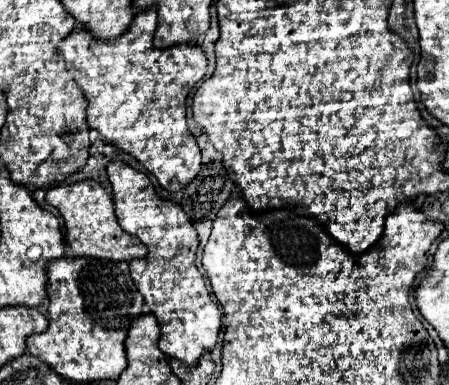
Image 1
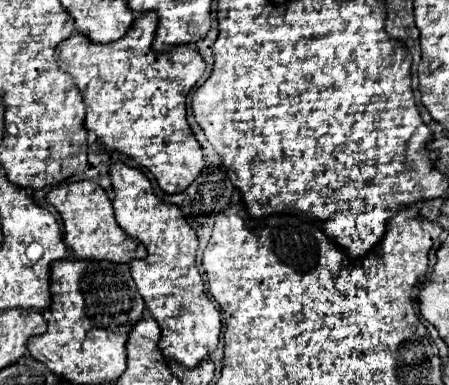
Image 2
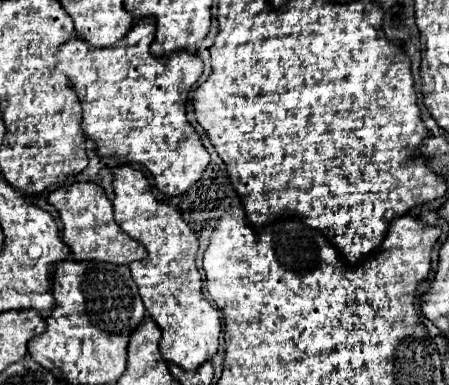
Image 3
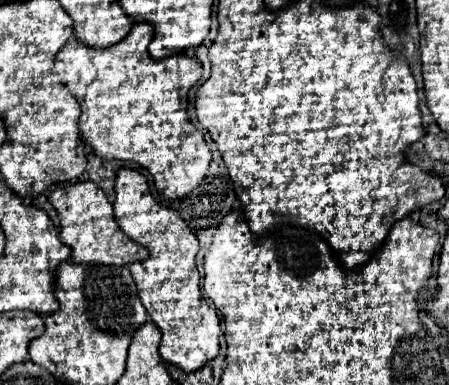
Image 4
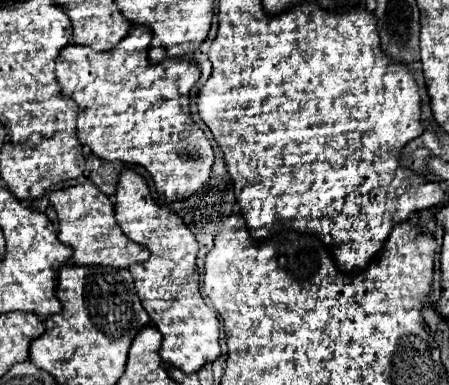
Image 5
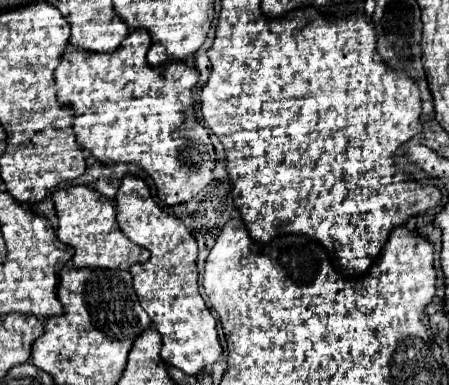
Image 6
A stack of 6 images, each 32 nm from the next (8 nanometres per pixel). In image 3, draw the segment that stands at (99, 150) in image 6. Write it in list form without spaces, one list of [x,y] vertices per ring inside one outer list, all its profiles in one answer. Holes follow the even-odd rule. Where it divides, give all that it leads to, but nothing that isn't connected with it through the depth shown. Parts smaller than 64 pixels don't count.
[[[138,20],[120,42],[108,48],[94,48],[80,38],[70,38],[56,54],[56,70],[64,72],[70,88],[80,98],[84,110],[80,128],[84,136],[94,142],[96,152],[106,158],[122,158],[146,166],[156,178],[160,192],[166,196],[182,196],[202,178],[210,162],[210,152],[202,144],[200,134],[186,120],[188,92],[202,76],[204,66],[202,60],[198,56],[190,56],[190,52],[176,52],[176,56],[164,56],[164,60],[156,60],[156,56],[152,56],[148,50],[152,26],[152,20]]]

